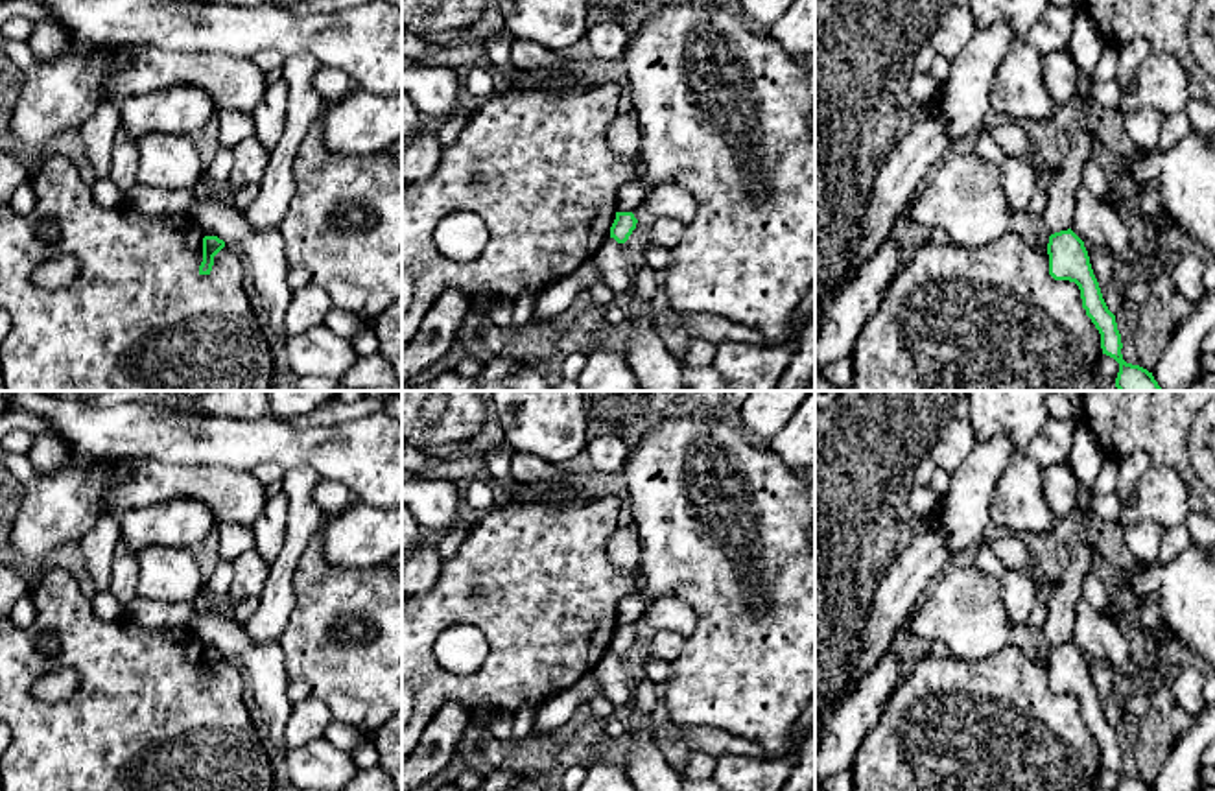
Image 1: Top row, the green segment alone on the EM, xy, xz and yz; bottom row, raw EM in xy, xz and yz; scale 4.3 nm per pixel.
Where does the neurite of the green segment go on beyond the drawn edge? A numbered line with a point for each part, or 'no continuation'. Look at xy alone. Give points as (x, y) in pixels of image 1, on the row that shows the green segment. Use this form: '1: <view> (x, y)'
no continuation

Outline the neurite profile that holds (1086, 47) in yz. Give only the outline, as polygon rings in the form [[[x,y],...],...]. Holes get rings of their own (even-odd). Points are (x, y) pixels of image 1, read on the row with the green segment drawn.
[[[1084,7],[1079,9],[1068,52],[1071,53],[1080,76],[1090,79],[1104,48],[1106,48],[1106,42],[1101,37],[1101,31],[1095,20],[1090,17],[1090,13]]]

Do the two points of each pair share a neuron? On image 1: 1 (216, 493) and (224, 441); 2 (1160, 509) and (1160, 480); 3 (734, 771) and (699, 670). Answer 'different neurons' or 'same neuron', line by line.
1: different neurons
2: same neuron
3: different neurons

